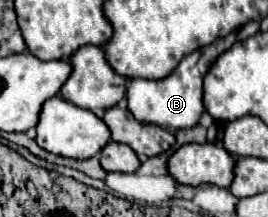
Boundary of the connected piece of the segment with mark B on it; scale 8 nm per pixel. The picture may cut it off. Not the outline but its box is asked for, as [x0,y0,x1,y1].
[128,31,236,131]

